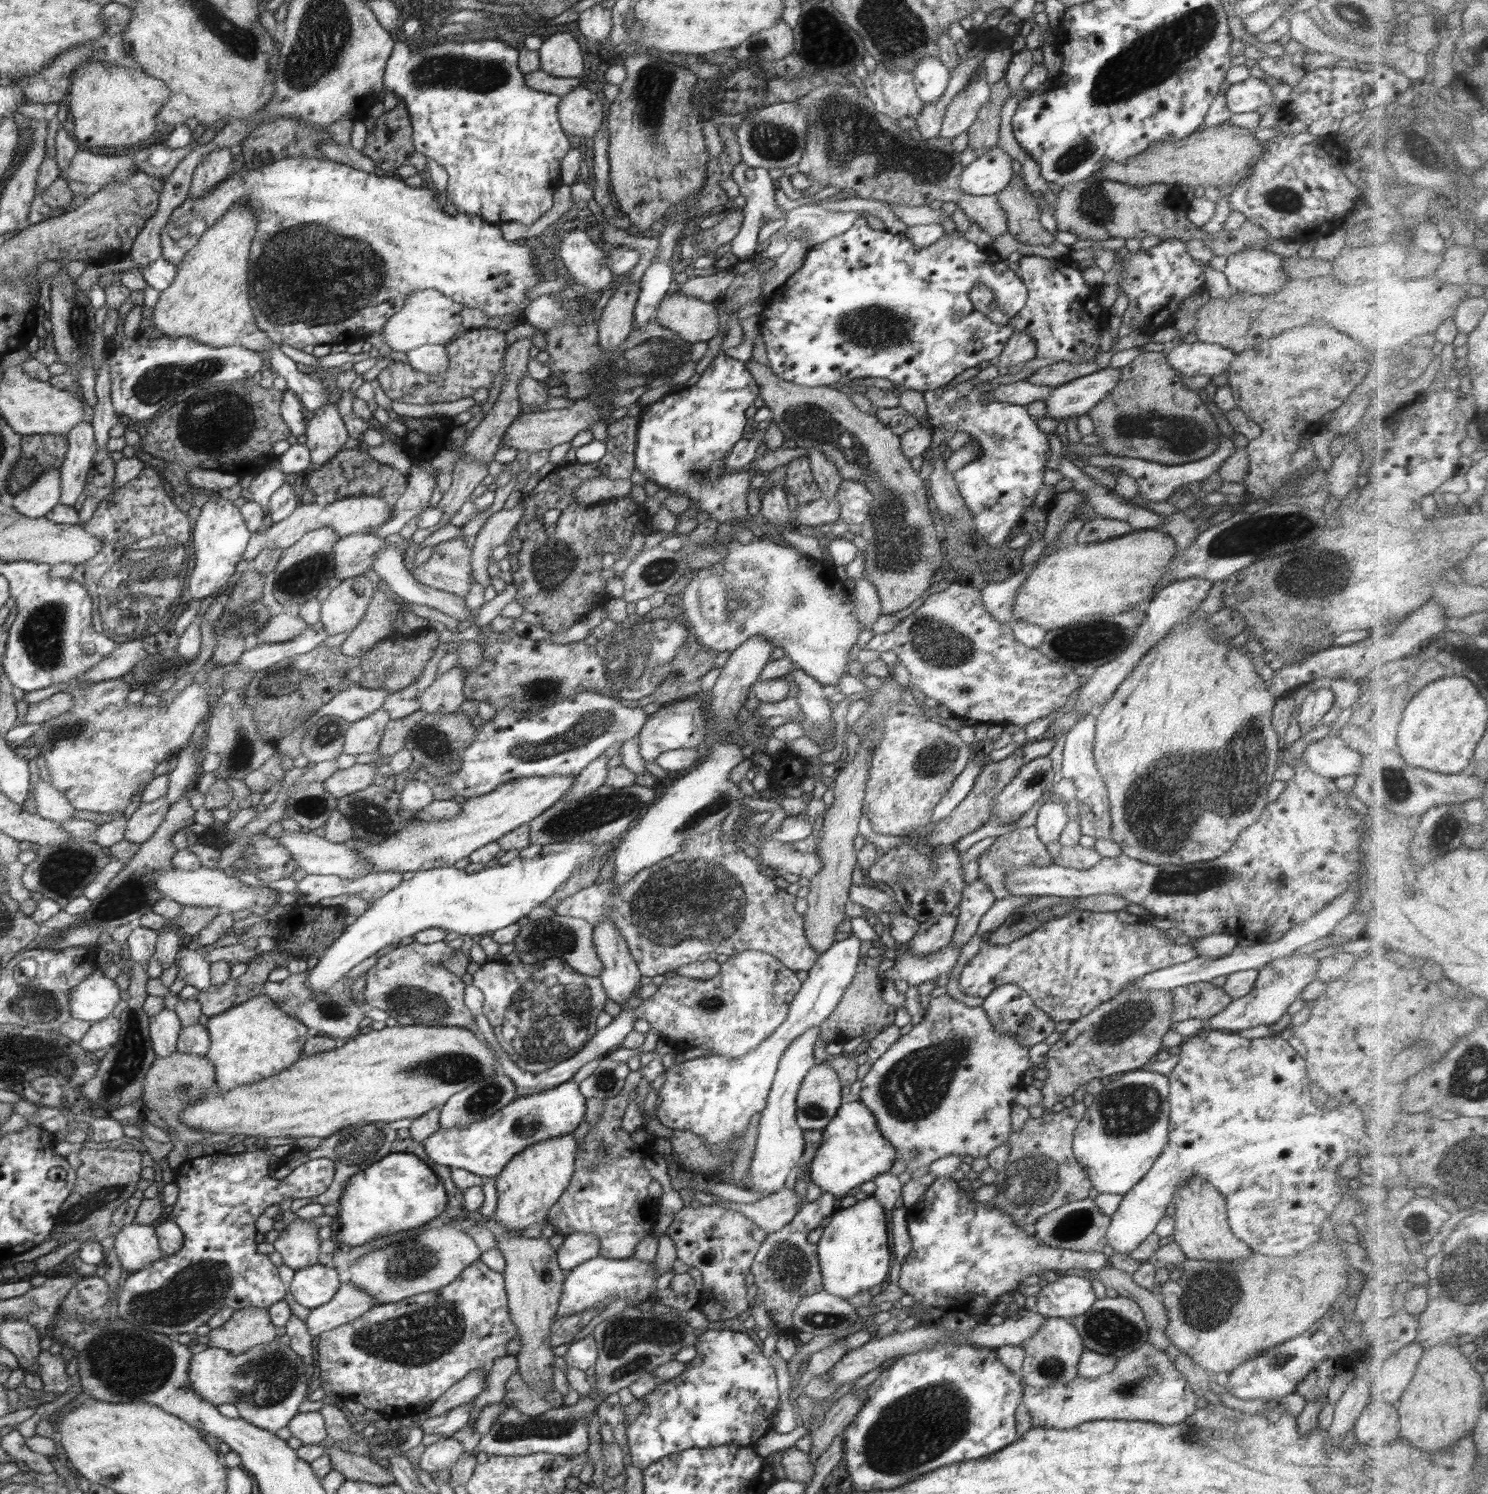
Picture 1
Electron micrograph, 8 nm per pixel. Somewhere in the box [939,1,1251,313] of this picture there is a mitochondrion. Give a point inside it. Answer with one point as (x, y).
(1163, 52)

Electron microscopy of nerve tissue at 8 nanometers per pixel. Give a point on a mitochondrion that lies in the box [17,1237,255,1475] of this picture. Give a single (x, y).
(128, 1362)

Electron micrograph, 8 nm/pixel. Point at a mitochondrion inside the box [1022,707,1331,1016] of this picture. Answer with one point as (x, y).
(1171, 797)

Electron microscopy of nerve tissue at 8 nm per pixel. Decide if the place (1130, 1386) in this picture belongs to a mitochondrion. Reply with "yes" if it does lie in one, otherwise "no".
yes

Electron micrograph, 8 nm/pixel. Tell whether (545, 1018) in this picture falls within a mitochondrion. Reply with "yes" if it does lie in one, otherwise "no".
yes

